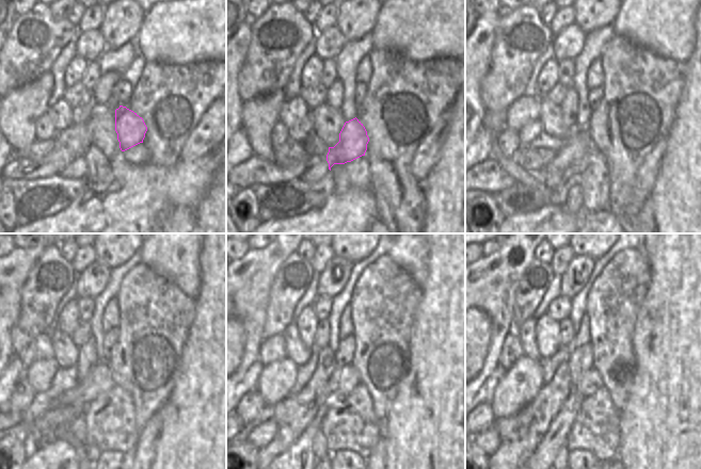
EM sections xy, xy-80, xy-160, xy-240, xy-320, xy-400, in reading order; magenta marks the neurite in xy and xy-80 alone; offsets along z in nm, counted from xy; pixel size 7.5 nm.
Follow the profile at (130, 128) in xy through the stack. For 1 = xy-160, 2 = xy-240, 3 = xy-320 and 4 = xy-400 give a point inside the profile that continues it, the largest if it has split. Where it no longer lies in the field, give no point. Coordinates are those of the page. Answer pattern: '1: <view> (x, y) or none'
1: xy-160 (579, 142)
2: xy-240 (52, 419)
3: xy-320 (264, 433)
4: xy-400 (488, 440)

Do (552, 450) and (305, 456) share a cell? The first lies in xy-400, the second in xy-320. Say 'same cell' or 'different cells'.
same cell

